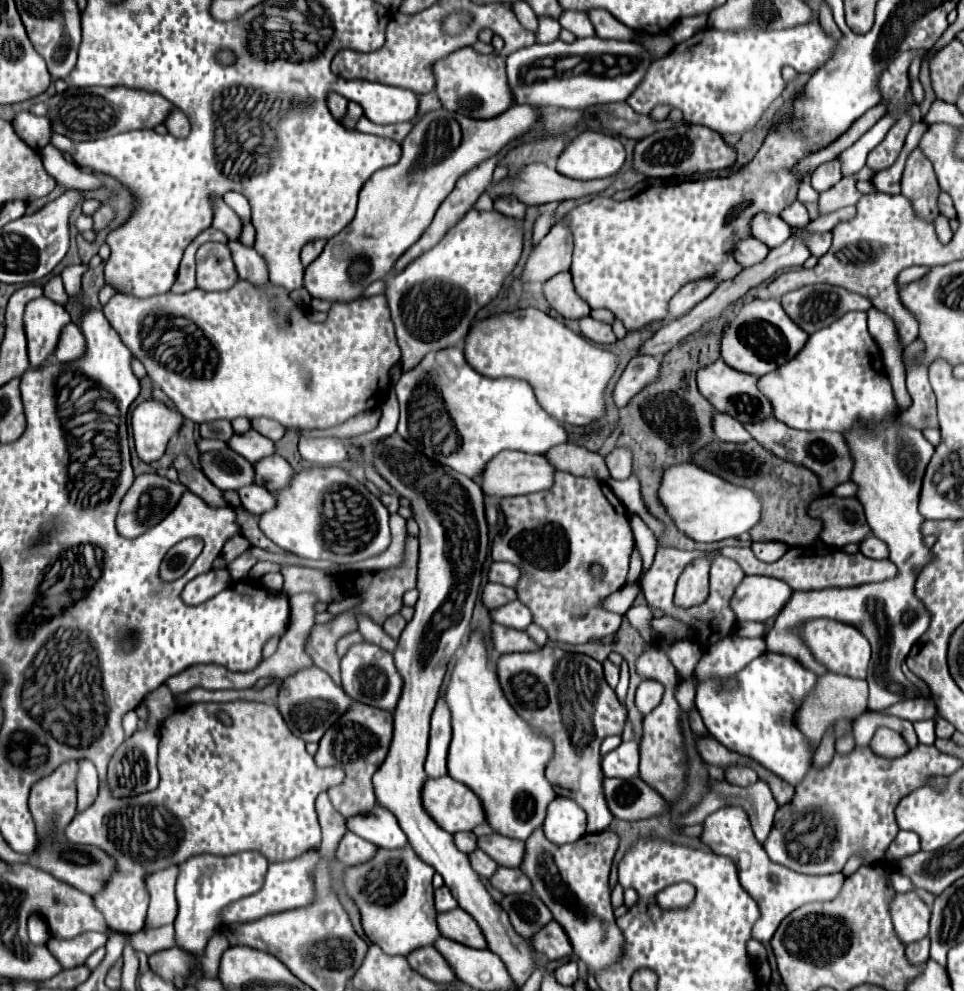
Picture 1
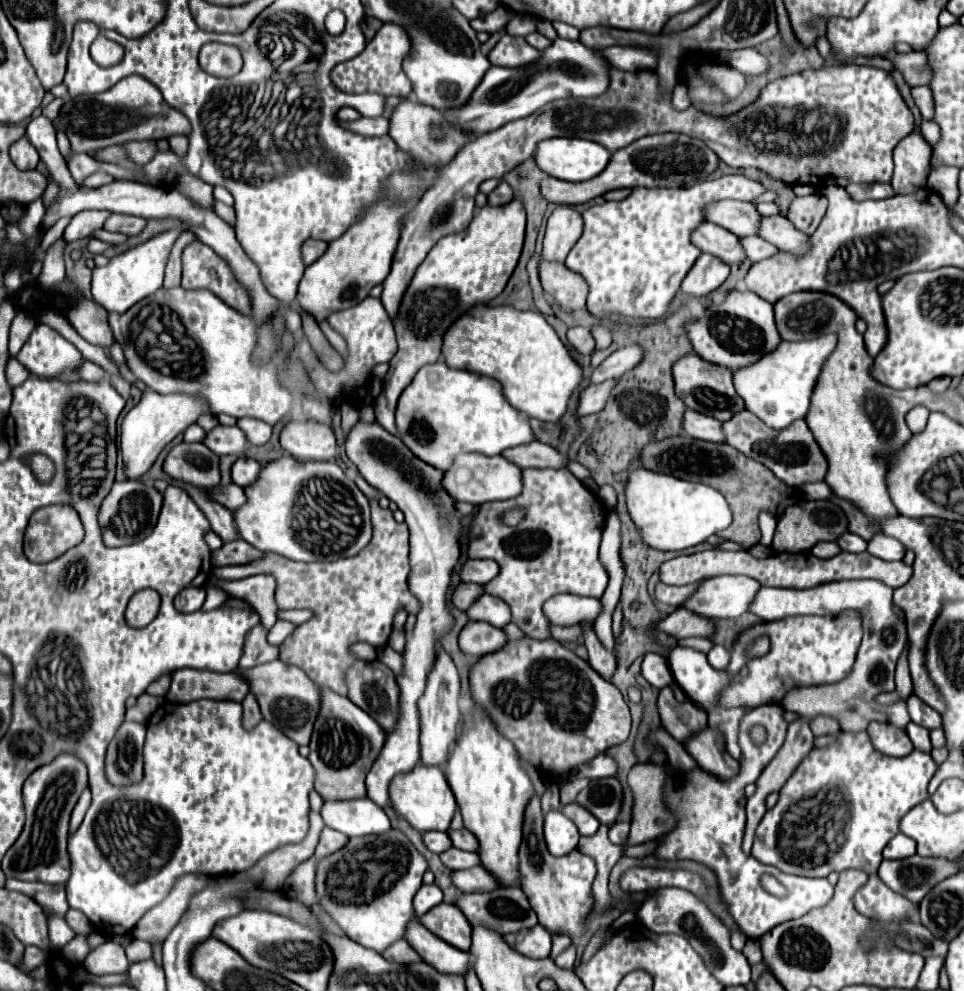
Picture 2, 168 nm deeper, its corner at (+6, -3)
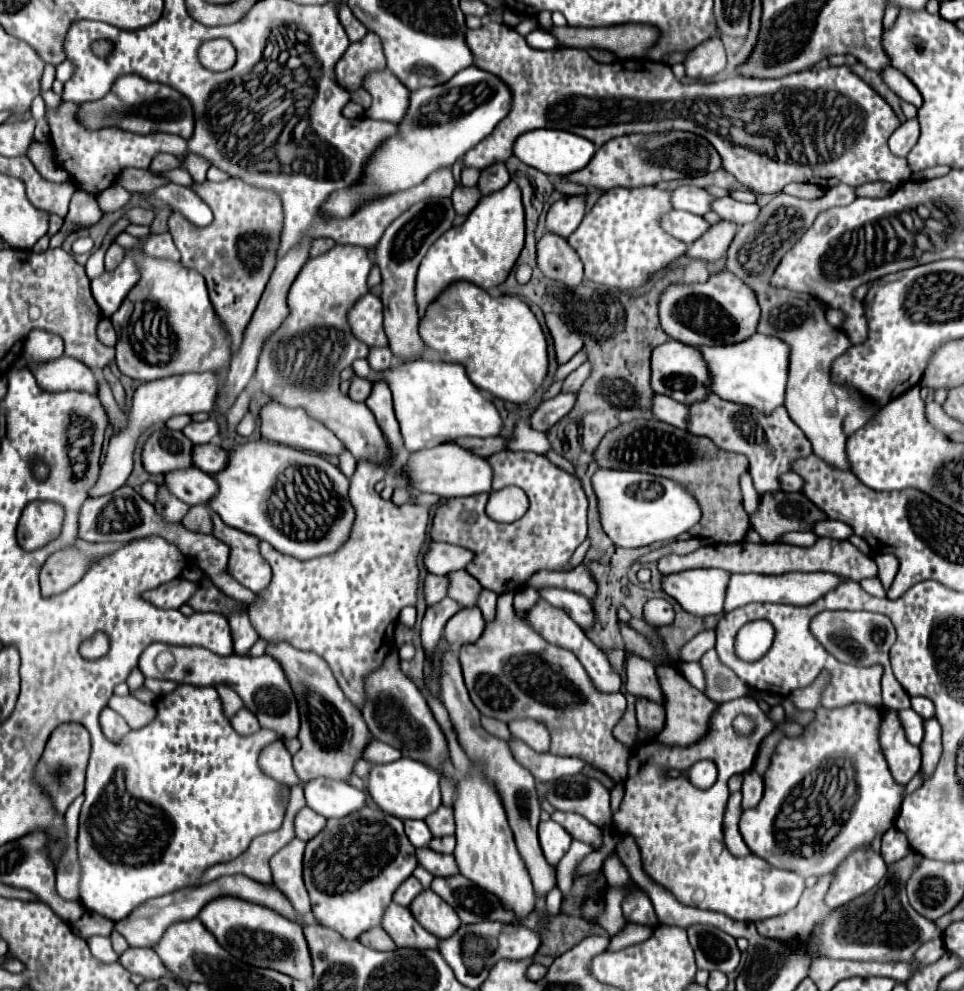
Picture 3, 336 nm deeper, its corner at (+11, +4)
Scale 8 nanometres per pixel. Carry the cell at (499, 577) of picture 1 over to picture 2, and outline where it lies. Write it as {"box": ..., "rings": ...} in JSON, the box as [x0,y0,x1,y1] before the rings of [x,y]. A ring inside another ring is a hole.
{"box":[460,560,500,584],"rings":[[[468,560],[460,572],[460,578],[464,582],[488,584],[498,574],[500,574],[500,568],[494,560]]]}

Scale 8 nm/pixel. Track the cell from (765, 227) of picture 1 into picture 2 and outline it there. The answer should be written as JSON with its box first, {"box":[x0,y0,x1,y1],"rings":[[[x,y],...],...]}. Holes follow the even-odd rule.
{"box":[706,200,762,238],"rings":[[[722,200],[722,202],[706,208],[706,216],[710,216],[710,222],[730,230],[732,234],[736,234],[740,238],[758,236],[758,232],[760,232],[762,214],[750,202]]]}

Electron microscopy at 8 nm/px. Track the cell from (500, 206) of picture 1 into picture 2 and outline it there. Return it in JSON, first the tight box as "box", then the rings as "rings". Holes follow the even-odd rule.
{"box":[488,180,512,206],"rings":[[[502,180],[494,192],[488,194],[488,206],[506,206],[512,200],[512,188]]]}

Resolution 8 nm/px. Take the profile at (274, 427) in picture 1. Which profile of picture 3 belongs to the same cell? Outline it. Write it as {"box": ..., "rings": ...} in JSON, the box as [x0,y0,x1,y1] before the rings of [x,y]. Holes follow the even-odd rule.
{"box":[237,413,255,437],"rings":[[[247,413],[247,415],[241,419],[241,423],[237,425],[237,433],[243,435],[243,437],[249,437],[249,435],[253,433],[253,429],[255,429],[255,417],[253,417],[251,413]]]}

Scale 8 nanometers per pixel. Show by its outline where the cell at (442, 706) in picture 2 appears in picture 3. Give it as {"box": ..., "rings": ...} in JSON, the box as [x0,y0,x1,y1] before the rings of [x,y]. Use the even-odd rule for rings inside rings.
{"box":[421,597,461,653],"rings":[[[445,597],[439,603],[427,607],[425,617],[423,617],[423,625],[421,625],[421,639],[423,639],[423,647],[427,653],[431,653],[437,645],[437,641],[443,635],[443,627],[445,623],[461,609],[461,605],[457,605],[457,601]]]}

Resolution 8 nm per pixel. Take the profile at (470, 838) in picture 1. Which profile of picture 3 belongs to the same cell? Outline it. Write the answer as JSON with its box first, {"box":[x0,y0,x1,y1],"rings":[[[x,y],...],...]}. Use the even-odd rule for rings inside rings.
{"box":[403,819,431,847],"rings":[[[407,819],[403,821],[405,825],[405,833],[409,837],[409,841],[415,845],[415,847],[425,847],[429,841],[431,841],[431,831],[427,829],[427,825],[419,819]]]}

